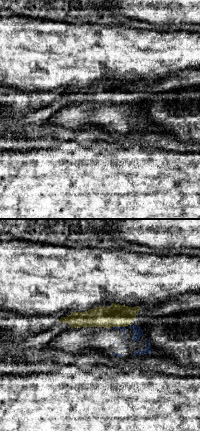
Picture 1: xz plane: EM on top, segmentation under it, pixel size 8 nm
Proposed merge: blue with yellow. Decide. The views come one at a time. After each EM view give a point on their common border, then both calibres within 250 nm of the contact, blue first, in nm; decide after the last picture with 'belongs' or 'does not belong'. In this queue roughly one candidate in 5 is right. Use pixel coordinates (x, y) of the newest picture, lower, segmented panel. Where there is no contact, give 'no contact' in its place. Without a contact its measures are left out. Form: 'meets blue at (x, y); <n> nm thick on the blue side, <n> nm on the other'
meets blue at (116, 327); 40 nm thick on the blue side, 180 nm on the other

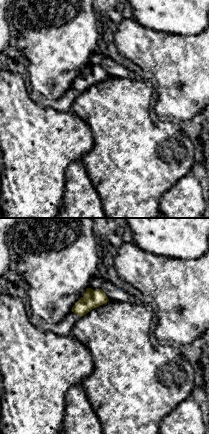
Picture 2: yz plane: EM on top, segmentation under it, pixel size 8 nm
no contact

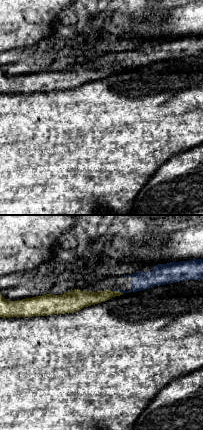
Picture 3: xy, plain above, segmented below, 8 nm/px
meets blue at (117, 290); 140 nm thick on the blue side, 120 nm on the other

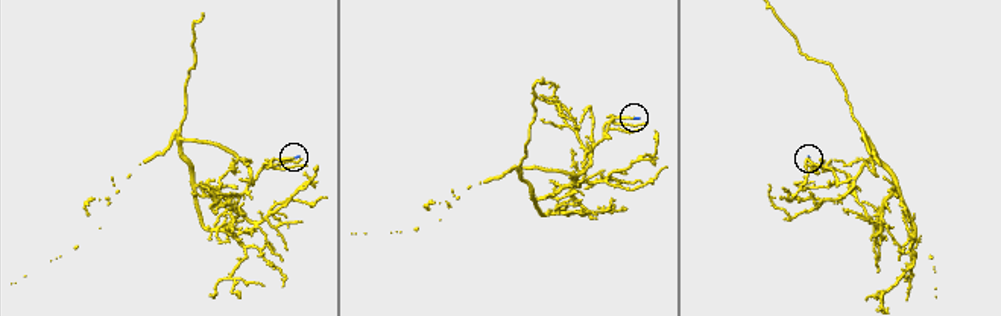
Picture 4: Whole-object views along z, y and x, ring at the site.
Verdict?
does not belong

